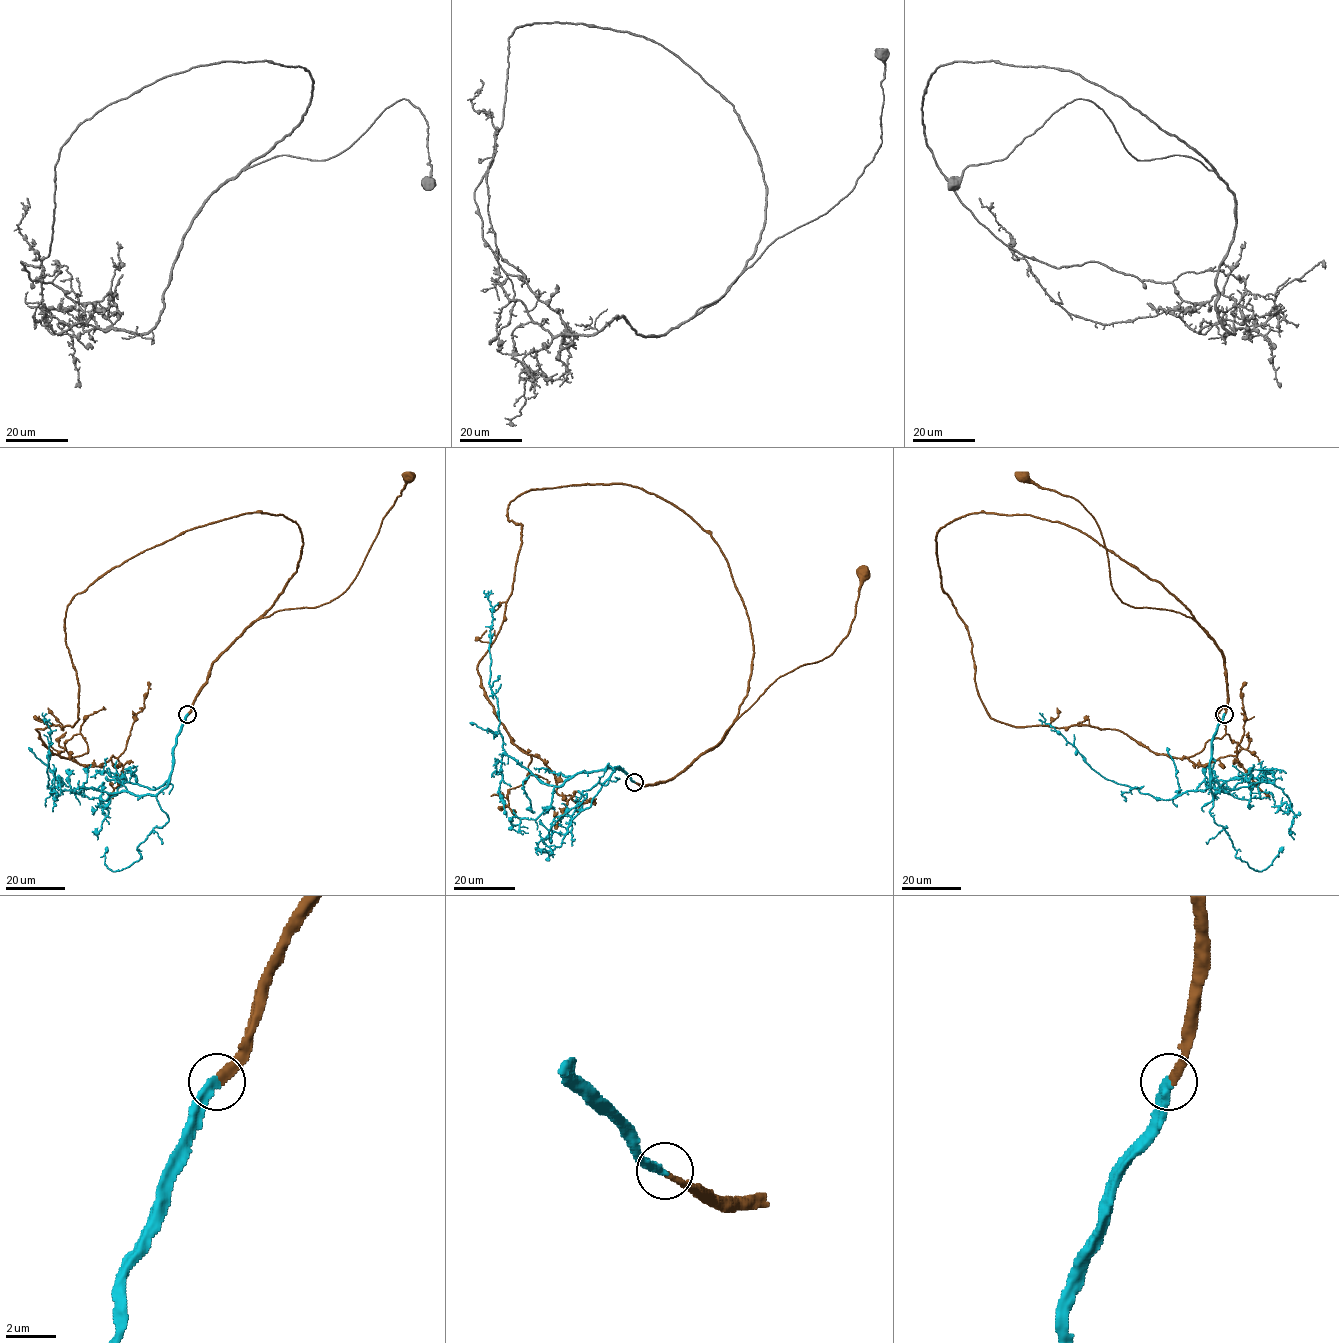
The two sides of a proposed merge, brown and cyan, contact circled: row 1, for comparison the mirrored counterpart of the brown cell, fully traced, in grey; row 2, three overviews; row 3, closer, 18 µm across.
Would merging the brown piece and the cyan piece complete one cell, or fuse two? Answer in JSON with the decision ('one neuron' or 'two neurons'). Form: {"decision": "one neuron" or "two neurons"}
{"decision": "one neuron"}

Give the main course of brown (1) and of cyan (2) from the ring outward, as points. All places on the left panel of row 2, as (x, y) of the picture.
1: (187, 714), (206, 681), (211, 664), (248, 627), (274, 612), (328, 603), (350, 585), (408, 476)
2: (187, 714), (169, 783), (155, 794), (78, 787), (60, 791), (57, 800), (47, 786), (50, 729), (42, 712)

